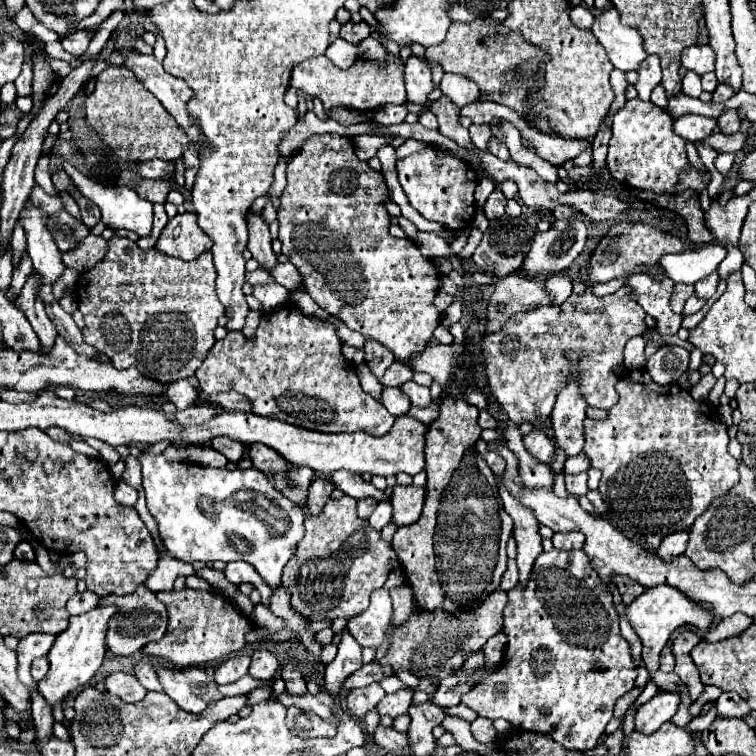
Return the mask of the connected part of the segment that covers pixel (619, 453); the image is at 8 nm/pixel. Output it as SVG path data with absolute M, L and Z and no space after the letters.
M645 369L627 371L619 377L615 389L619 401L607 411L607 419L585 419L583 449L591 459L591 467L603 471L599 493L607 505L607 519L637 541L647 535L667 537L677 531L687 531L713 499L725 495L739 483L737 459L727 451L727 427L715 407L705 401L695 401L689 391L679 385L661 387L653 383Z

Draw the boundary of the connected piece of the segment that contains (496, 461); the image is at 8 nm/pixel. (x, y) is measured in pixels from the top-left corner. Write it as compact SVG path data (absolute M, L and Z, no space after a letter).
M479 439L475 447L477 447L479 455L487 461L487 465L491 467L491 471L493 471L495 475L499 475L501 471L505 471L505 459L503 459L497 451L491 451L491 449L489 449L489 445L487 445L483 439Z

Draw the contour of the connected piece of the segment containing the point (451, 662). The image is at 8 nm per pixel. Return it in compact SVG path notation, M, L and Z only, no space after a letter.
M497 589L485 599L485 603L481 603L481 607L477 607L473 611L457 609L457 611L447 613L447 611L415 609L409 615L409 619L397 627L395 639L389 645L389 651L379 659L379 663L393 667L393 671L397 671L399 667L405 667L407 671L411 671L417 677L439 677L439 679L447 677L449 673L453 673L453 671L457 671L459 667L465 665L465 659L467 659L469 653L479 651L493 633L499 633L503 629L503 609L505 609L505 605L507 605L507 593Z

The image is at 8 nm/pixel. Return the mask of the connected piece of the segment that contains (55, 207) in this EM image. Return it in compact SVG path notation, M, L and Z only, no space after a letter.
M39 185L33 187L33 191L31 191L31 201L33 201L33 205L37 205L39 209L43 209L47 215L55 215L55 213L59 213L59 211L65 209L65 205L63 205L63 201L61 201L59 195L47 195Z

